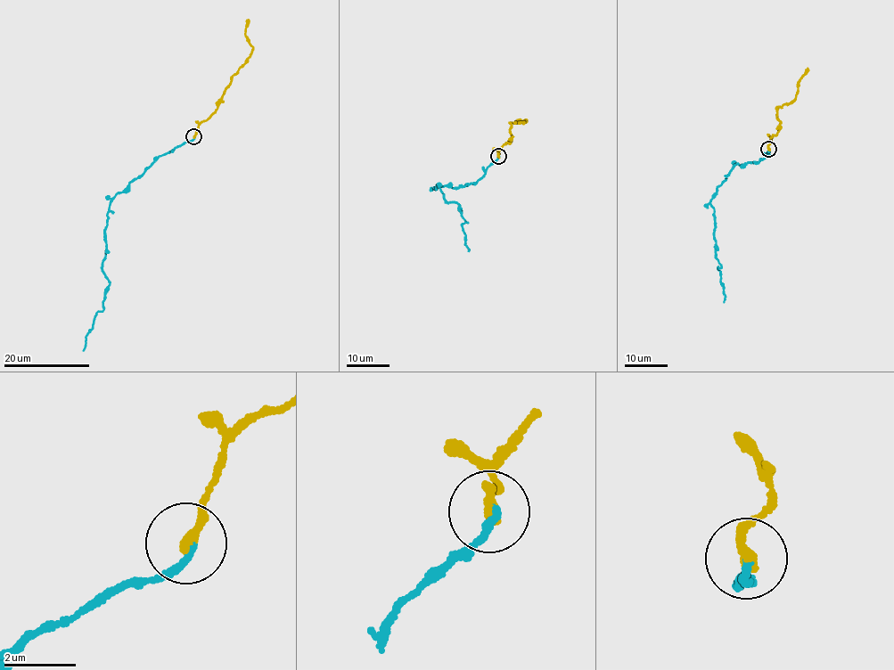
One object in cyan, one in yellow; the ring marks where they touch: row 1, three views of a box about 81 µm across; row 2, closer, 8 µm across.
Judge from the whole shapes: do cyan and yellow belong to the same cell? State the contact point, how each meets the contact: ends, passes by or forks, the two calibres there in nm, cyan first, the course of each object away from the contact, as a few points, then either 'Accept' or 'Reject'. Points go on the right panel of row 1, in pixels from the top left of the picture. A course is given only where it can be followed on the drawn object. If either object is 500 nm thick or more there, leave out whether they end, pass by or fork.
Place: (768, 149). At the ring cyan ends. At the ring yellow ends. Thickness 200 nm (cyan) against 320 nm. Course of cyan: (768, 150), (770, 155), (757, 162), (738, 163), (717, 187), (709, 203), (714, 209), (716, 258), (724, 302). Course of yellow: (768, 149), (767, 144), (777, 132), (781, 122), (777, 108), (793, 100), (799, 80), (807, 68). Accept

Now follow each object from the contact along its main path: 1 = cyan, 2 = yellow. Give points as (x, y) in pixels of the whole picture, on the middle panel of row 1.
1: (499, 156), (472, 183), (434, 187), (438, 187), (448, 203), (460, 206), (466, 222), (462, 226), (468, 251)
2: (497, 156), (496, 153), (510, 142), (510, 124), (526, 119), (516, 121)

